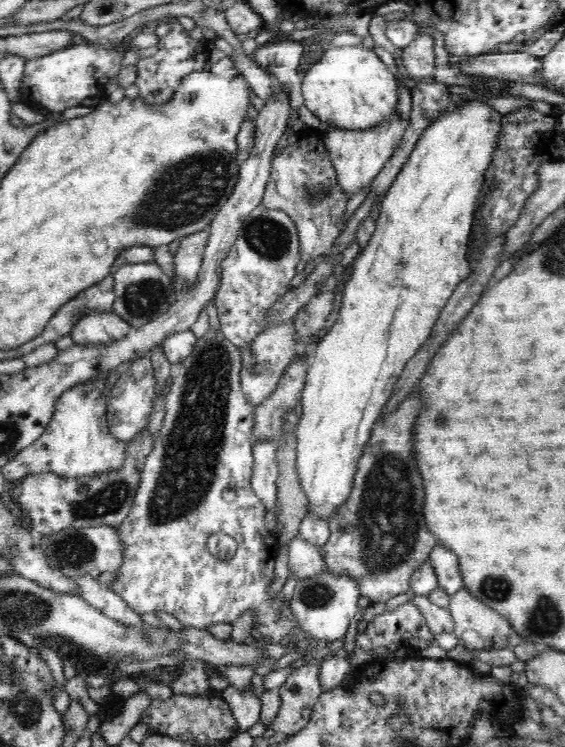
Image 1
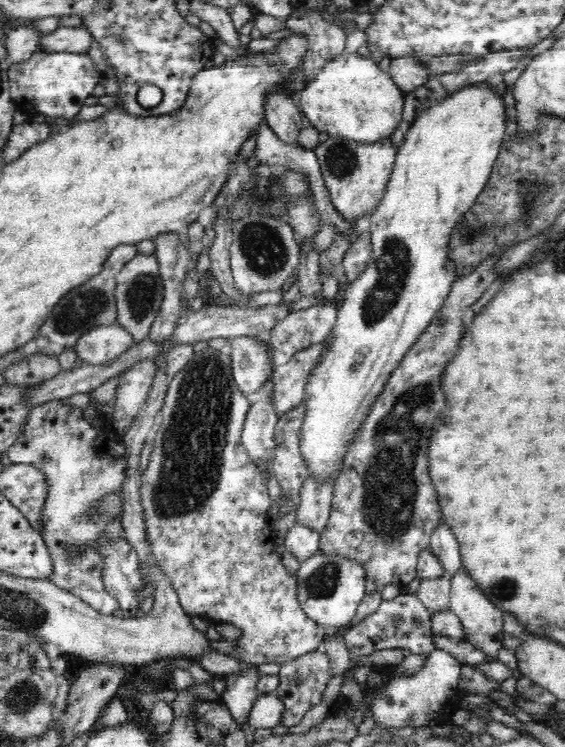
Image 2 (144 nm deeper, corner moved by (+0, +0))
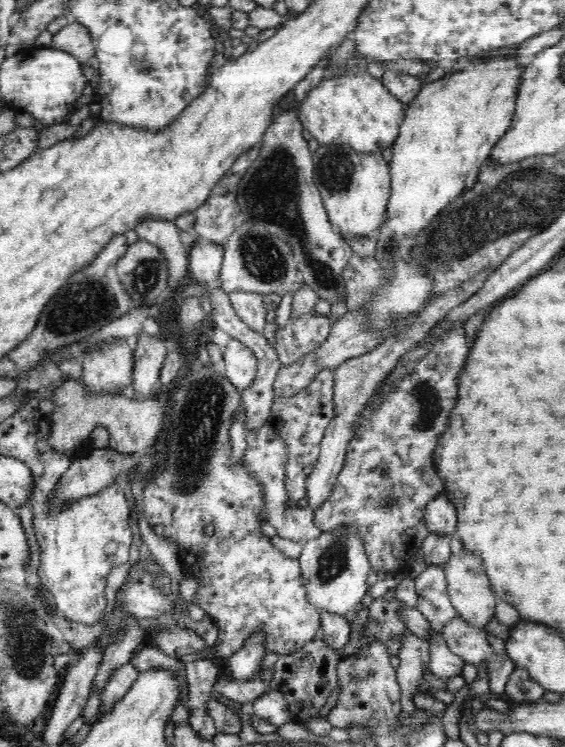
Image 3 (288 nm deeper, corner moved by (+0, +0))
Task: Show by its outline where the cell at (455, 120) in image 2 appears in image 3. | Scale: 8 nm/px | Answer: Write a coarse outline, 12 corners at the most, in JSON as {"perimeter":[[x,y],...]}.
{"perimeter":[[512,56],[424,84],[392,146],[374,330],[426,308],[416,234],[514,120]]}

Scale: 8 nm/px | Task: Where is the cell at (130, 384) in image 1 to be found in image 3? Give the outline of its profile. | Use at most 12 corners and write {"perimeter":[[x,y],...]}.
{"perimeter":[[142,332],[134,348],[138,400],[156,392],[170,348],[166,336]]}

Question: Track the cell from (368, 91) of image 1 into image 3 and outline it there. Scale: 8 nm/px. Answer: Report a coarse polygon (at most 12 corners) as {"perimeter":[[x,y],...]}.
{"perimeter":[[360,70],[324,80],[298,118],[320,146],[396,144],[406,110]]}

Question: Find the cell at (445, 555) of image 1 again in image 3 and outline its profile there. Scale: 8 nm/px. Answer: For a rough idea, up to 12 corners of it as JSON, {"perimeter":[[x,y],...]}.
{"perimeter":[[446,492],[426,504],[430,532],[458,534],[456,508]]}

